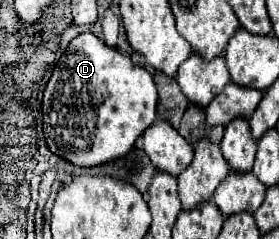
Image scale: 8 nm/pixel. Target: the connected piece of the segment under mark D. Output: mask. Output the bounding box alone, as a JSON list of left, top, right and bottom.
[42,33,156,167]

